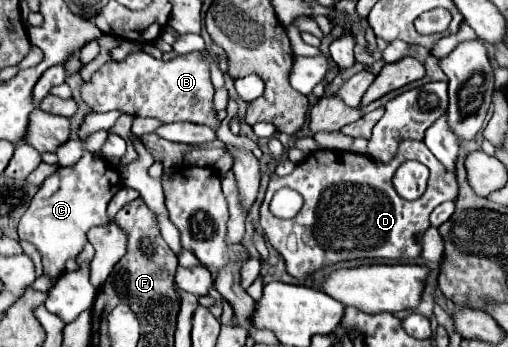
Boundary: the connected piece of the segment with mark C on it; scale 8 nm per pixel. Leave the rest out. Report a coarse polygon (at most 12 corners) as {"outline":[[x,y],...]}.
{"outline":[[85,153],[45,179],[19,221],[53,283],[107,225],[121,189]]}

